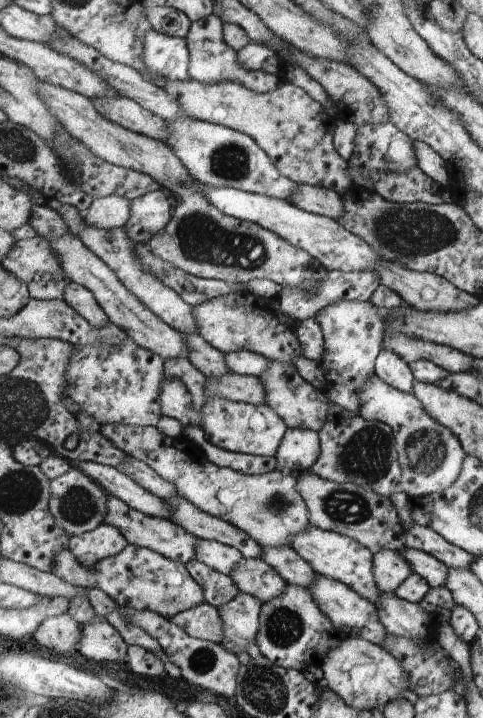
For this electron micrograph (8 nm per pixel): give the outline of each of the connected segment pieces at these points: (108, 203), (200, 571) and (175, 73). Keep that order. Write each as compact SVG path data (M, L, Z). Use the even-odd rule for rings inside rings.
M117 195L96 198L85 211L84 220L89 227L103 230L124 227L130 219L131 203Z
M199 559L190 560L186 565L194 579L204 588L207 603L220 607L240 593L231 575L219 572Z
M151 29L144 44L144 63L154 75L180 81L190 78L191 57L186 39Z

